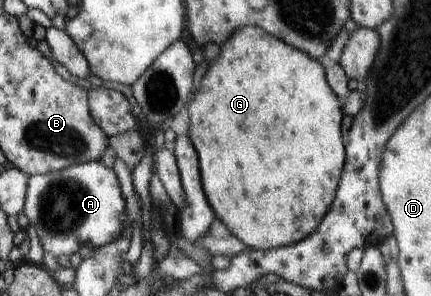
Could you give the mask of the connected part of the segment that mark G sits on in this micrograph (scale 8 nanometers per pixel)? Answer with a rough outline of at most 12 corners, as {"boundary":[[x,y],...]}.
{"boundary":[[260,27],[189,111],[247,249],[311,235],[346,158],[324,65]]}

